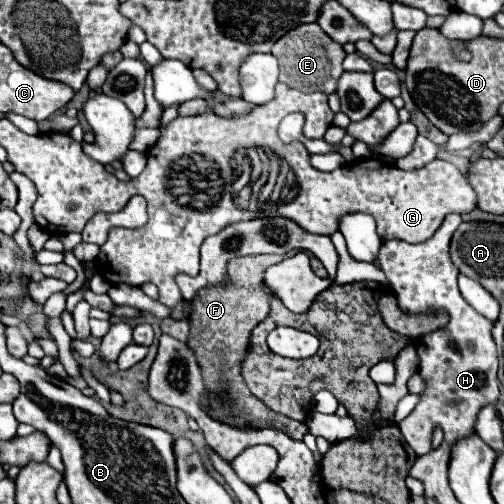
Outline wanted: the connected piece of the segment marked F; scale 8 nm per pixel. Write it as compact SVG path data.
M241 256L227 262L227 282L219 288L203 288L191 300L189 316L189 340L187 346L193 350L203 372L203 382L207 388L207 408L205 412L215 420L235 426L235 428L279 428L287 432L293 440L303 440L309 432L305 422L295 422L283 414L269 410L259 398L251 394L243 376L241 364L249 350L253 328L267 316L269 298L261 288L263 272L267 266L277 264L281 256Z

